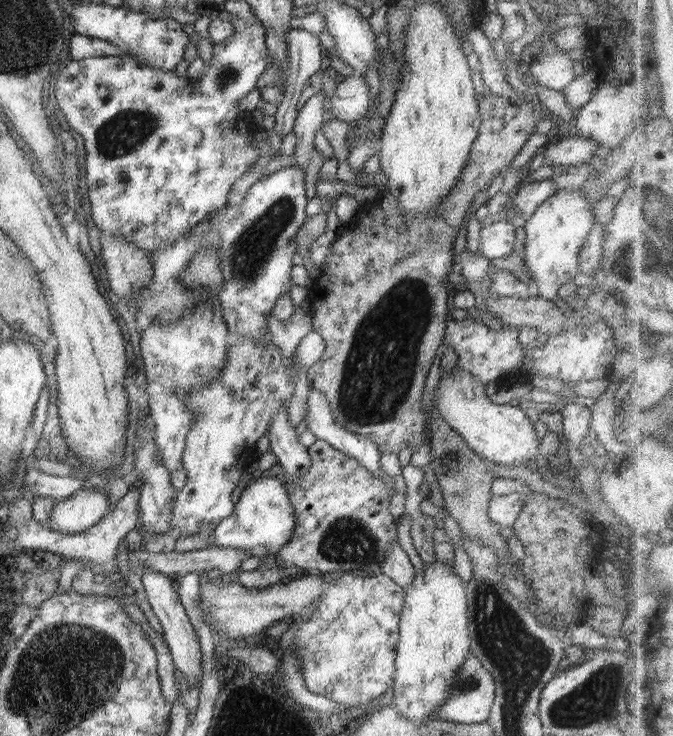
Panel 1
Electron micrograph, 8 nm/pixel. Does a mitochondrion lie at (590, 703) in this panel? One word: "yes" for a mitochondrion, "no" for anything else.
yes

